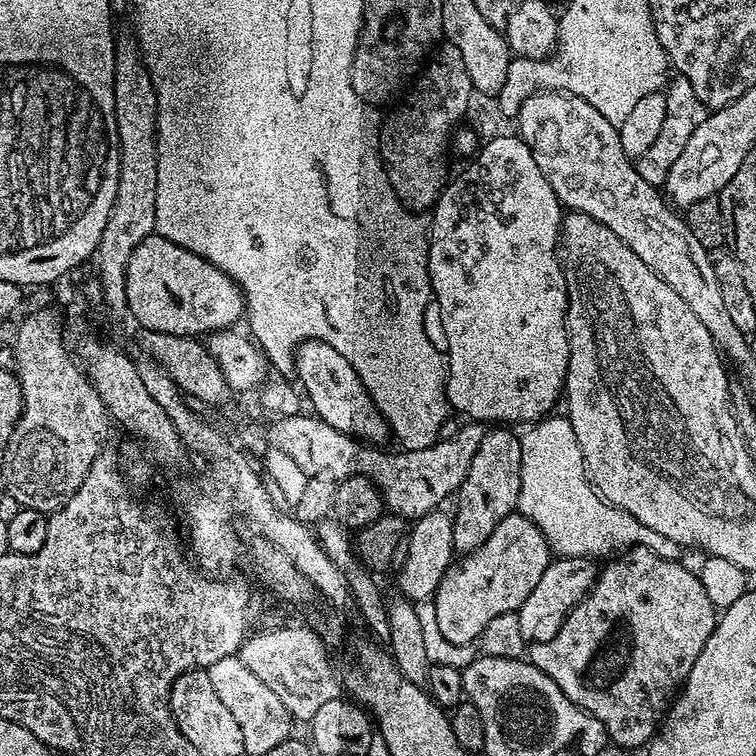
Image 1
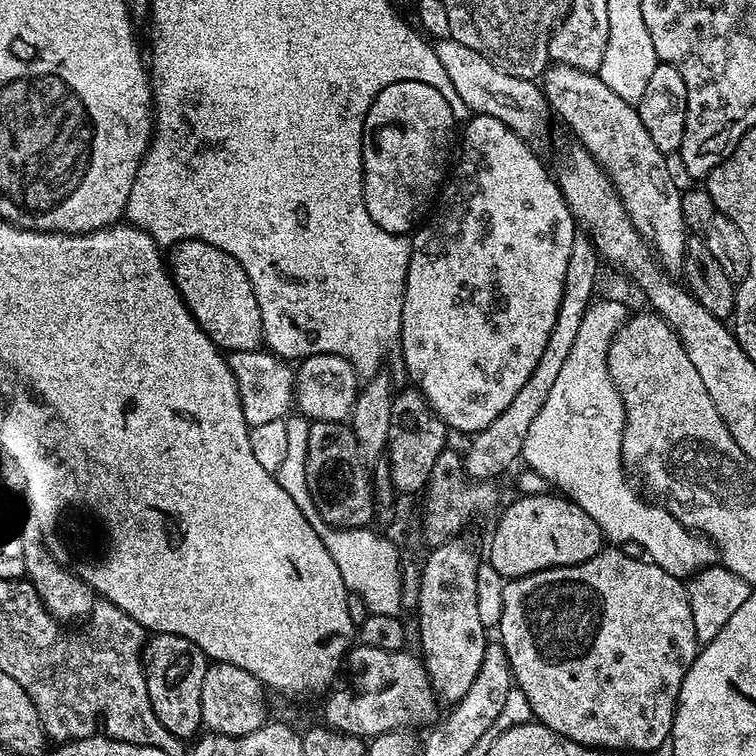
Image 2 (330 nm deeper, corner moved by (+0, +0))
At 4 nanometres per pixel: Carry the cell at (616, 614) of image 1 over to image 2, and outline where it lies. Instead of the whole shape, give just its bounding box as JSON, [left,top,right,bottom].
[498,546,698,752]

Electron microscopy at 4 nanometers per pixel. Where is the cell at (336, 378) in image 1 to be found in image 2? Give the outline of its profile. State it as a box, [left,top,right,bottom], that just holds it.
[170,240,264,352]

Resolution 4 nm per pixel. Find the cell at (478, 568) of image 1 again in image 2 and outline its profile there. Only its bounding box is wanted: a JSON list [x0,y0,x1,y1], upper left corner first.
[486,494,606,581]

